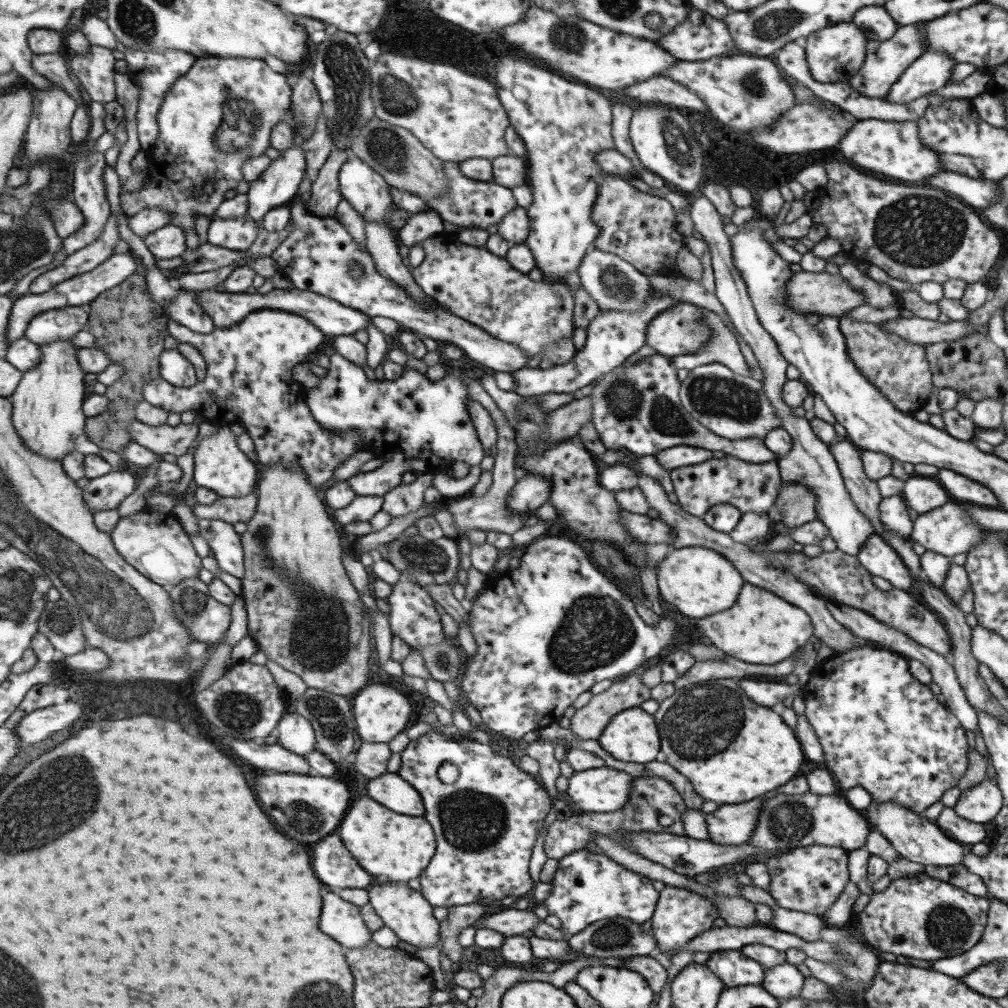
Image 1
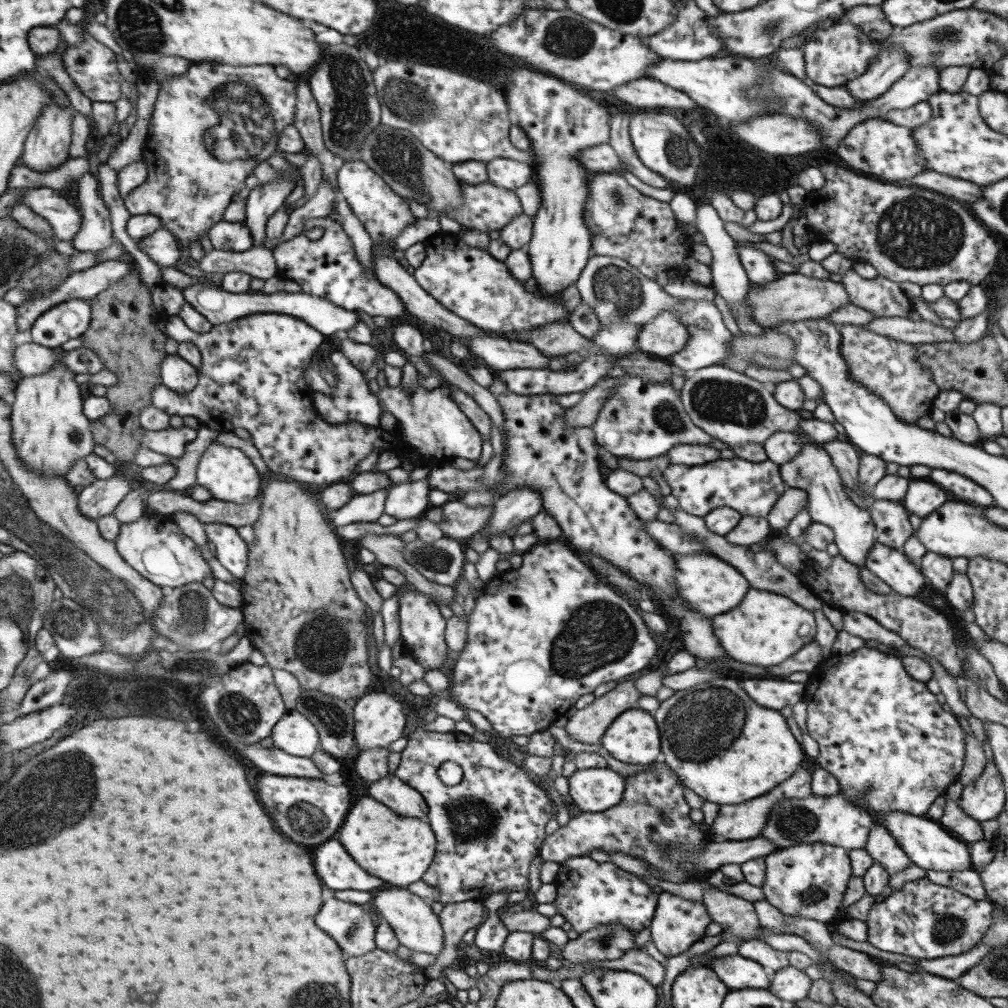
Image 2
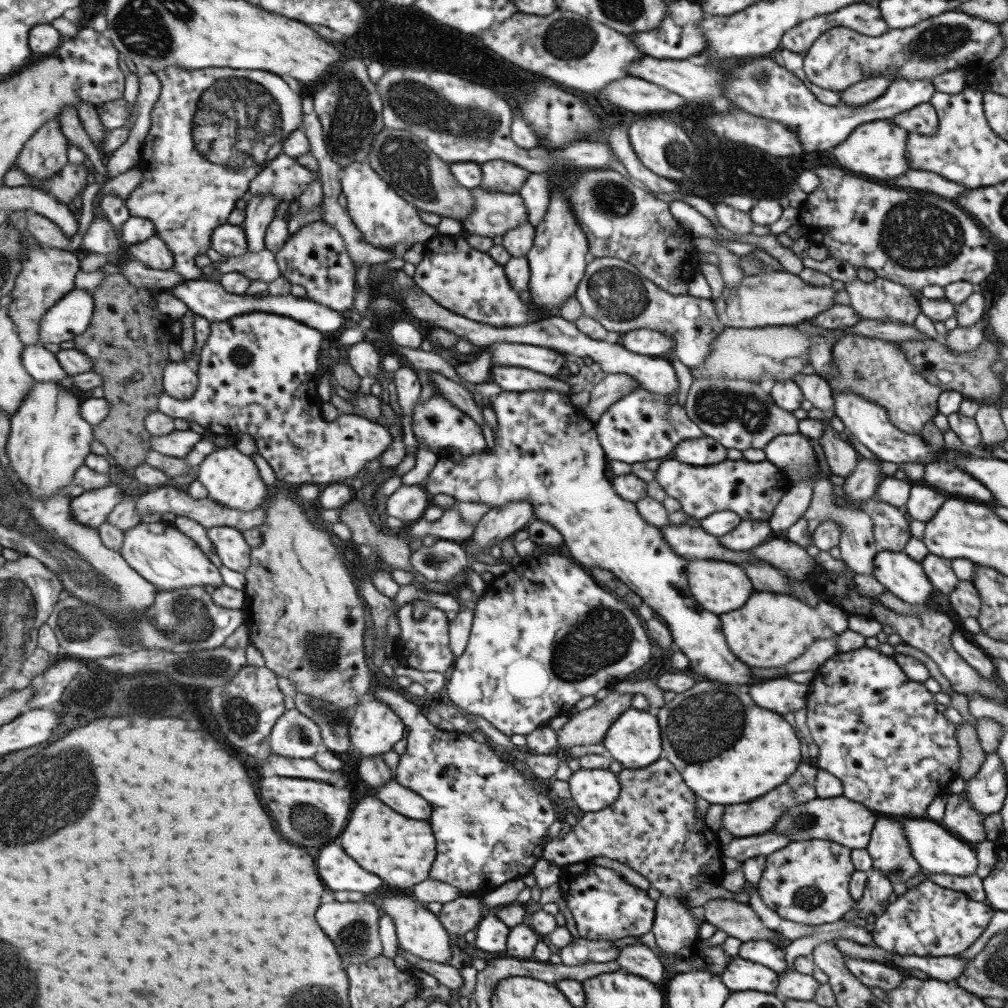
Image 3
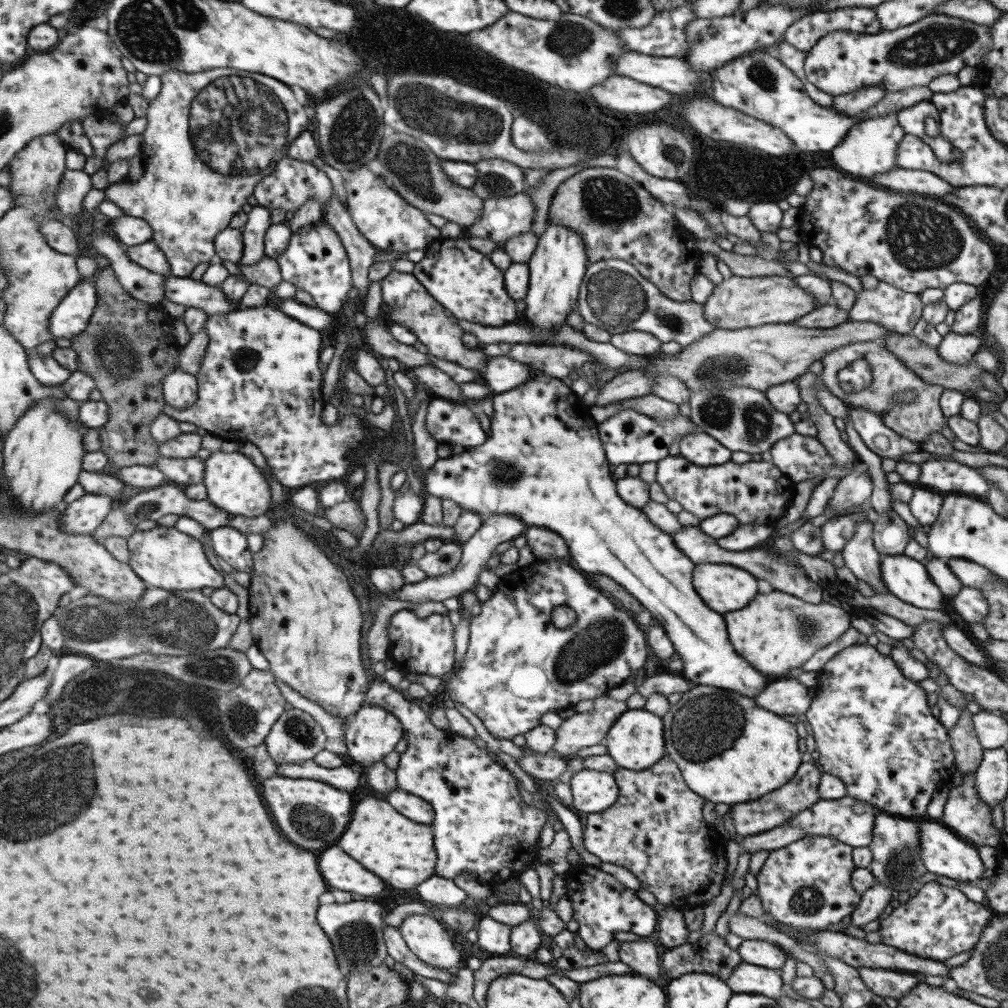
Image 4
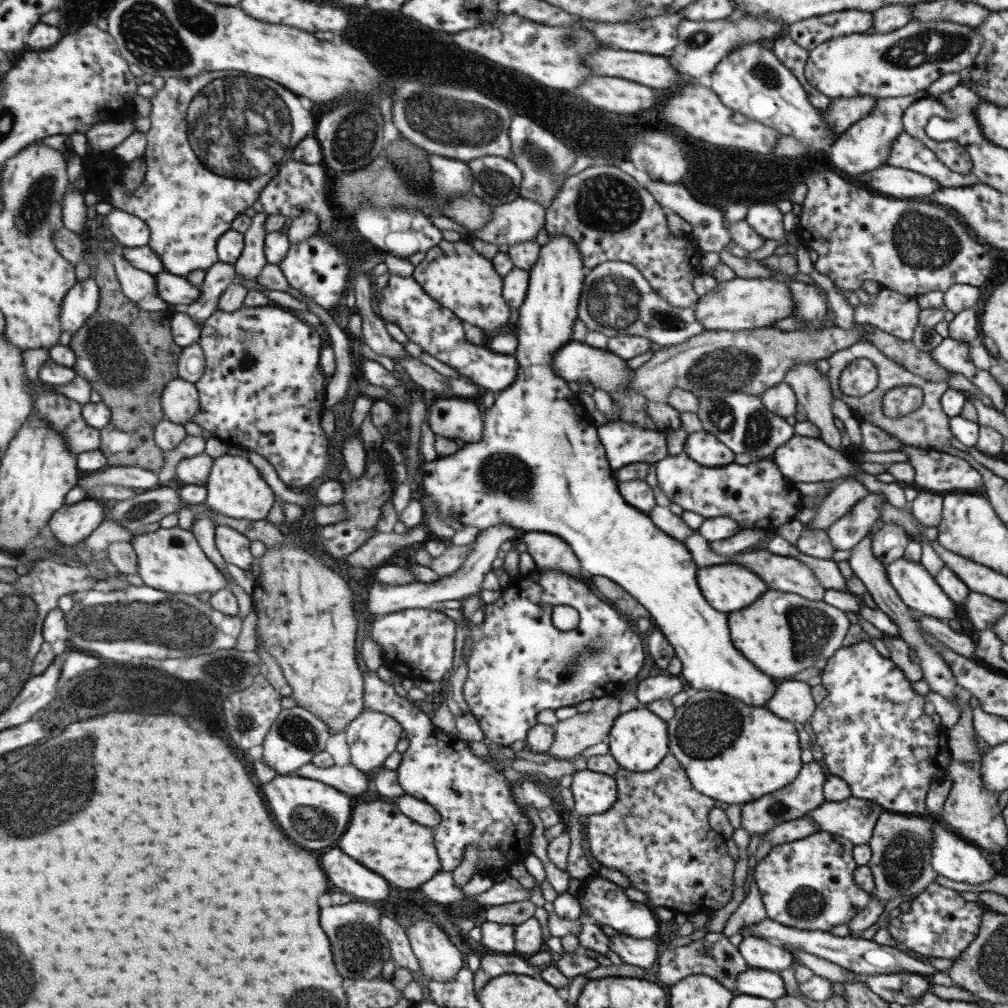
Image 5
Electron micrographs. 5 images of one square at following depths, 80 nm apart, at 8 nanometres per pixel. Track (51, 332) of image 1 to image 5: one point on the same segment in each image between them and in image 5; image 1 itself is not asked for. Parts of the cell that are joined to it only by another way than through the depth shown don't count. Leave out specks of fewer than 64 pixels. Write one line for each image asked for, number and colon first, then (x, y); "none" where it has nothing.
2: (71, 319)
3: (72, 315)
4: (72, 317)
5: (83, 300)

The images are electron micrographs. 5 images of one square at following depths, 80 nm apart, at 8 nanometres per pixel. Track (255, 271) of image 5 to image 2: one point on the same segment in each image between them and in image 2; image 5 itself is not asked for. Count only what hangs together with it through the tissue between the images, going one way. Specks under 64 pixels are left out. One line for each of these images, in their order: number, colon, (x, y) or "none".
2: (262, 203)
3: (260, 211)
4: (259, 222)

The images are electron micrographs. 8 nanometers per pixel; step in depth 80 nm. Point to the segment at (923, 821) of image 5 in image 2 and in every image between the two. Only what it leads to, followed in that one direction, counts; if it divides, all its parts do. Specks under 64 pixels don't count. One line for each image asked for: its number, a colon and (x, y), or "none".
2: (880, 845)
3: (888, 848)
4: (896, 862)

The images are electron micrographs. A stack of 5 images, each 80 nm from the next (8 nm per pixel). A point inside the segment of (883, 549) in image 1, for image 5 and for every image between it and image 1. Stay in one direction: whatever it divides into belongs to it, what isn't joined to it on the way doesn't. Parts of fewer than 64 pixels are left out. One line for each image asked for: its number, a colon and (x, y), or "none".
2: (891, 566)
3: (902, 577)
4: (907, 580)
5: (917, 589)

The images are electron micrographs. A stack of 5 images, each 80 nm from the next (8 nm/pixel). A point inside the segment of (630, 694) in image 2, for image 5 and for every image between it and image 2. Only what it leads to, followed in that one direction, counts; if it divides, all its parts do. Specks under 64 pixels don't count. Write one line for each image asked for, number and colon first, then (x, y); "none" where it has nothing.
3: (586, 728)
4: (588, 729)
5: (573, 735)

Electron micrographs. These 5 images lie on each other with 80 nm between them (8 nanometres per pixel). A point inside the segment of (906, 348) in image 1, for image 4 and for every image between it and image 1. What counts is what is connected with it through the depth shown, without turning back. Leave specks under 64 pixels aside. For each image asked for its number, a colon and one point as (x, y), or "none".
2: (888, 368)
3: (877, 370)
4: (915, 420)

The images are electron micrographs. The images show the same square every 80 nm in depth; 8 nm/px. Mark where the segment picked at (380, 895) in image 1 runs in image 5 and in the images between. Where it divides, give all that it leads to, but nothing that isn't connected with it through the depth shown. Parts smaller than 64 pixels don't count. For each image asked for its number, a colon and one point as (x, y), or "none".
2: (416, 927)
3: (419, 932)
4: (426, 938)
5: (439, 960)

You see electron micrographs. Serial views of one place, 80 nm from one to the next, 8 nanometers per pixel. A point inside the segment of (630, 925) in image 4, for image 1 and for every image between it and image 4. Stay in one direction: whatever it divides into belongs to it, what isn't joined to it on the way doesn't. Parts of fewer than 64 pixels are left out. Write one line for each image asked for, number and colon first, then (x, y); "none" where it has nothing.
1: (586, 887)
2: (588, 893)
3: (602, 904)

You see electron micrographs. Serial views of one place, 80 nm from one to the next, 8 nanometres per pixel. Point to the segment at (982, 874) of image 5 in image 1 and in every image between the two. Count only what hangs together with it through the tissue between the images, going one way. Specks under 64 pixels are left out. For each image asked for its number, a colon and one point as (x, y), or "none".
1: (917, 839)
2: (927, 845)
3: (935, 849)
4: (943, 853)

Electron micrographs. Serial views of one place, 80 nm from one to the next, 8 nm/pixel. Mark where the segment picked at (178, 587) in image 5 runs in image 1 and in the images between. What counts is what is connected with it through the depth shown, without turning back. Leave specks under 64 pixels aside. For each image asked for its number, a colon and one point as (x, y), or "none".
1: (155, 542)
2: (155, 545)
3: (171, 560)
4: (165, 558)

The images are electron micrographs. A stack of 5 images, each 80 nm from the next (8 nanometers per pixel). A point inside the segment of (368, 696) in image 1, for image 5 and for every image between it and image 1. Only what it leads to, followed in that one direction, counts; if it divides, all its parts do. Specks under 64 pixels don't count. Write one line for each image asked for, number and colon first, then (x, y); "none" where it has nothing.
2: (380, 718)
3: (376, 728)
4: (373, 732)
5: (373, 736)

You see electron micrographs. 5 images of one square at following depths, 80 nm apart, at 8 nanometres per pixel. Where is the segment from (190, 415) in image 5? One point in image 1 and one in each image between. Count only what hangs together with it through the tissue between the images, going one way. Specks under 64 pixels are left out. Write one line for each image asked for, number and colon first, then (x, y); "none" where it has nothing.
1: (175, 368)
2: (178, 374)
3: (181, 380)
4: (181, 388)

